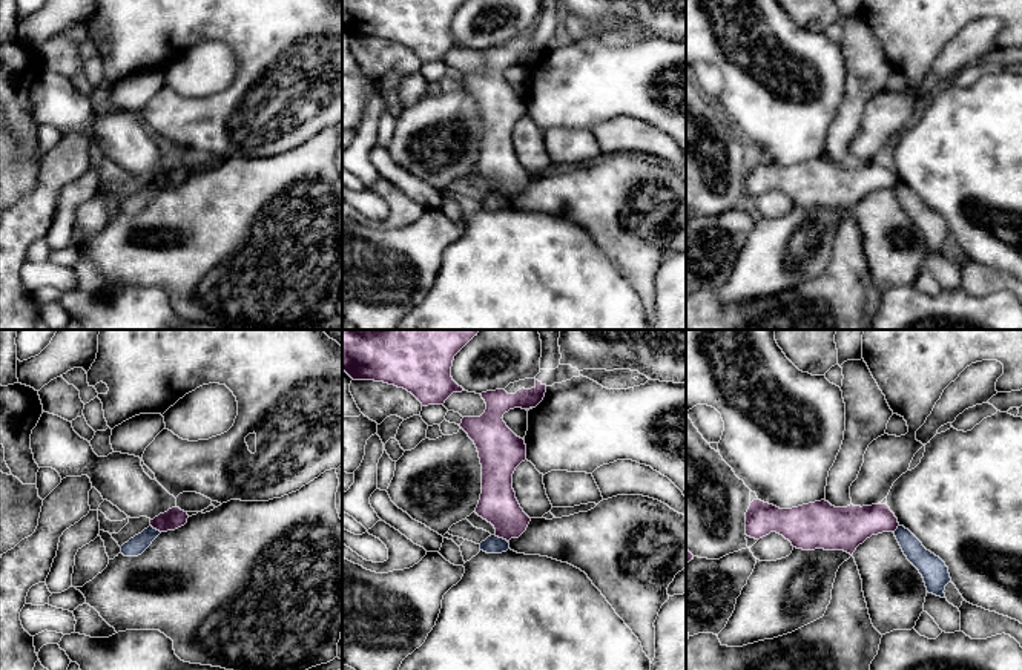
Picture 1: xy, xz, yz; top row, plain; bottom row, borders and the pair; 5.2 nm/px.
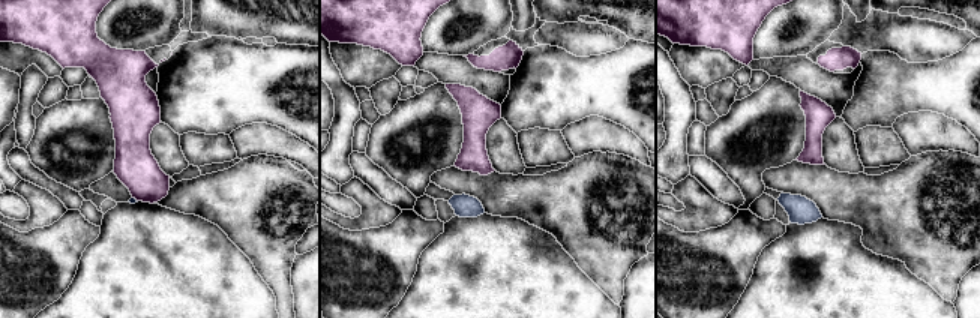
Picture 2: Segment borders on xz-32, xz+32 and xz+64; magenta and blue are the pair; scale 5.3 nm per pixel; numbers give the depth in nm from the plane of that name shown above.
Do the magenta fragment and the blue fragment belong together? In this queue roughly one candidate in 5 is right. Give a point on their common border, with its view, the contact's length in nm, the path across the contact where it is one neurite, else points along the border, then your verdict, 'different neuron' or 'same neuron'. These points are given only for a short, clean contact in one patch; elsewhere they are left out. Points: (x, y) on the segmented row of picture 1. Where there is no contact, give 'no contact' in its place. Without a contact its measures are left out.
contact xz (501, 537); length 80 nm; border xz (494, 535), (507, 541); different neuron

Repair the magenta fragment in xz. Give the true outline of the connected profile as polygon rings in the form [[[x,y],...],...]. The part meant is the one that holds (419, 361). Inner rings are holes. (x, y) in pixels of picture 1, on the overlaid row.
[[[342,330],[342,371],[353,380],[404,388],[422,406],[465,391],[451,377],[454,356],[480,330]]]

